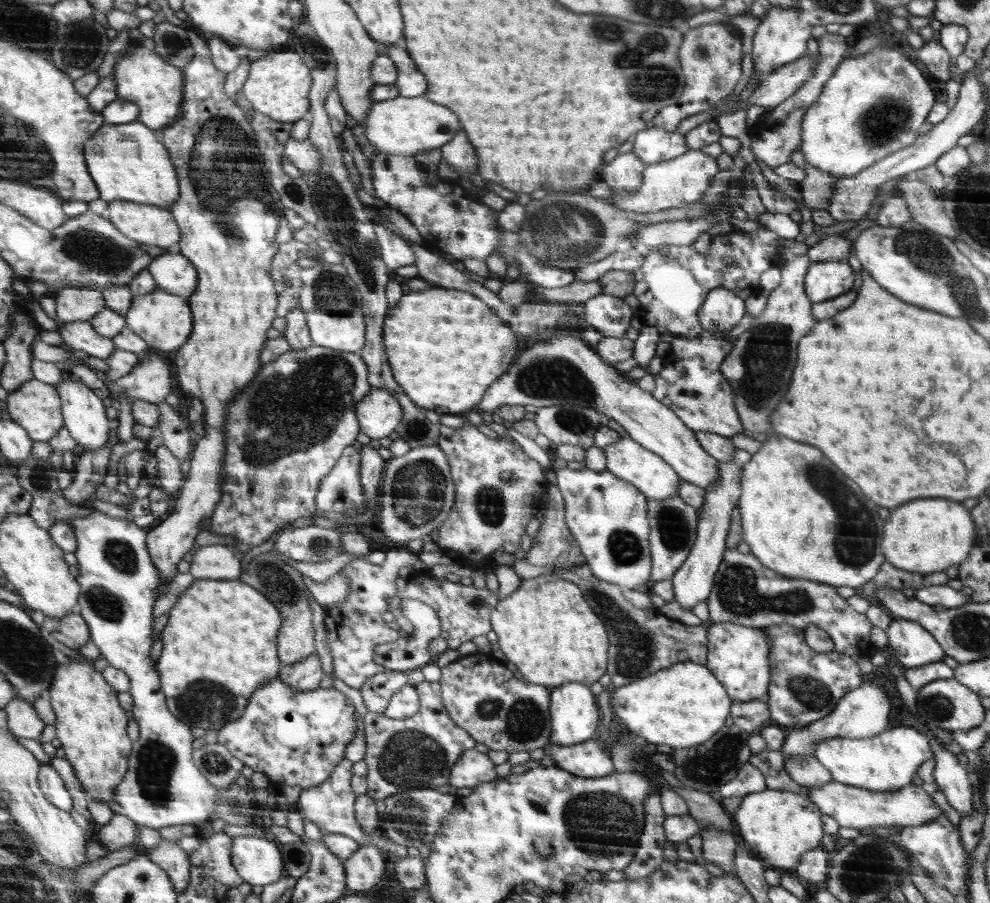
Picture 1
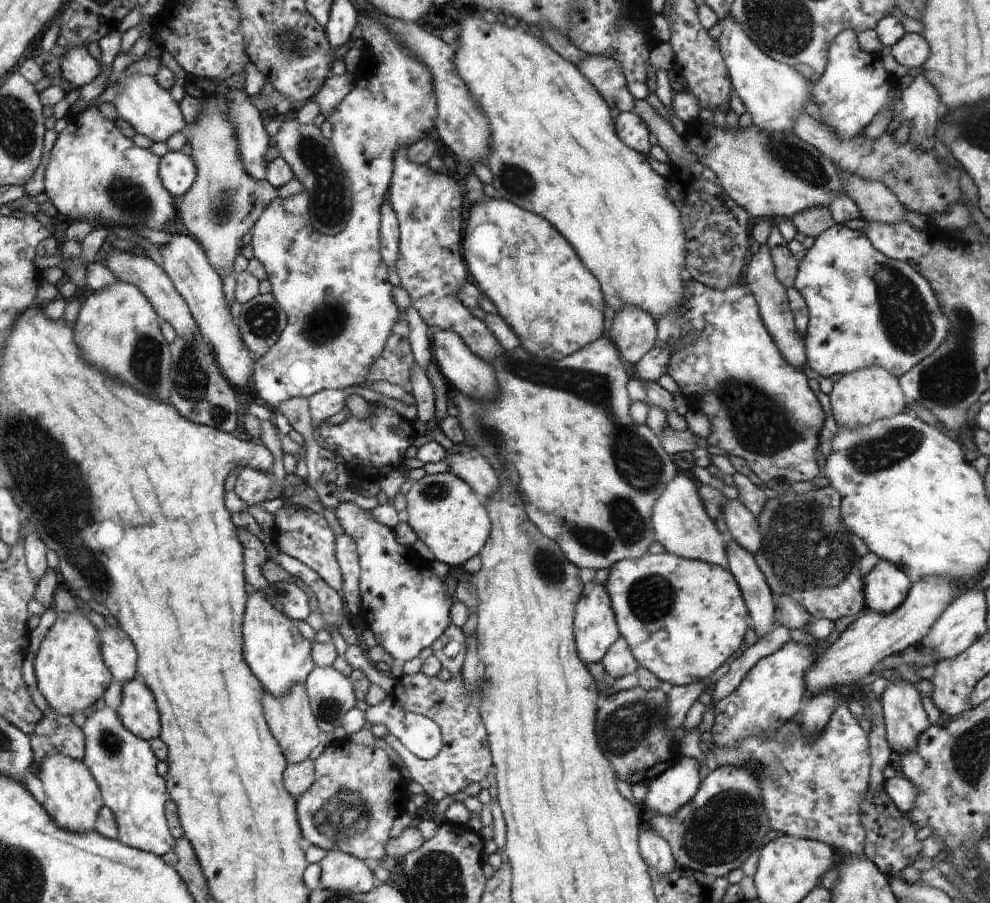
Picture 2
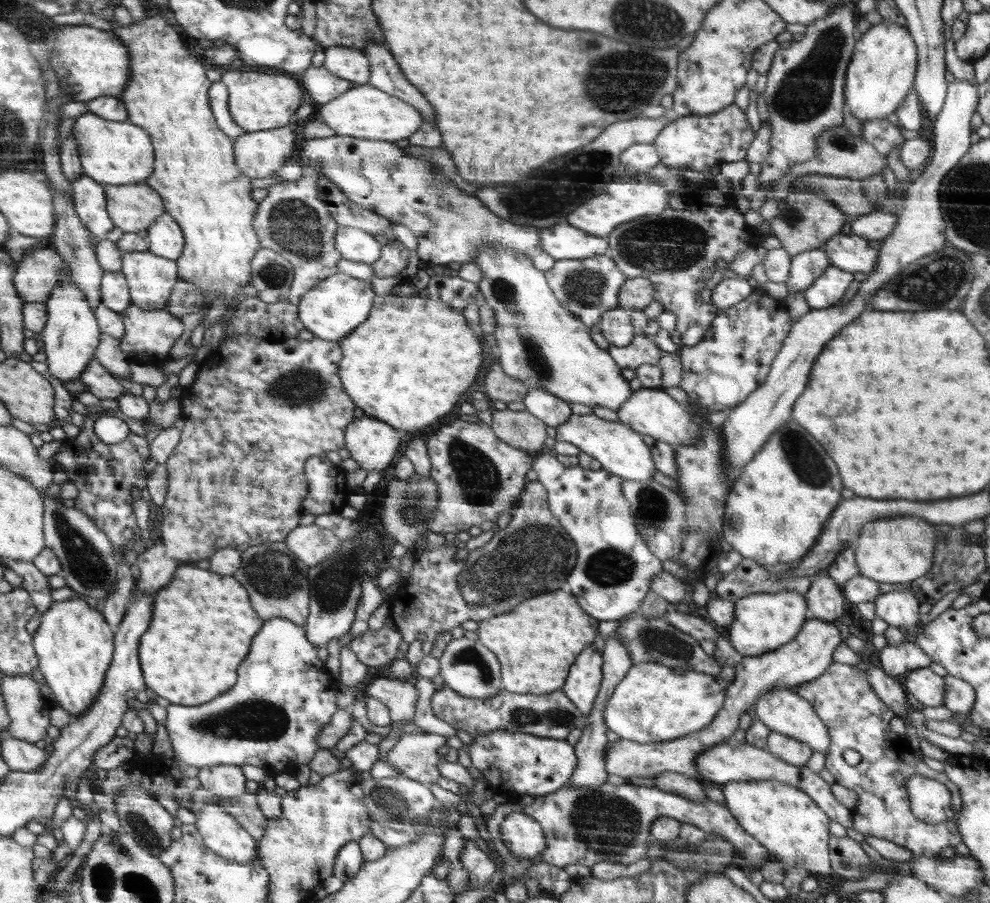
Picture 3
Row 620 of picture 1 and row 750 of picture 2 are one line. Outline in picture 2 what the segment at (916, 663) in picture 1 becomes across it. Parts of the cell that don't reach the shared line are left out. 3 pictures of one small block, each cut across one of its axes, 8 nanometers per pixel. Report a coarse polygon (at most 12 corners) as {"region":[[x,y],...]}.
{"region":[[888,681],[880,701],[892,752],[931,727],[914,684]]}

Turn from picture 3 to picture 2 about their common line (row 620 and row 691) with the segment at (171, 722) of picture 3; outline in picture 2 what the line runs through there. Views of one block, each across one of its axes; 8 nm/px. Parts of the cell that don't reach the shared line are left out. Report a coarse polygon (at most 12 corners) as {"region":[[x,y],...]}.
{"region":[[259,591],[244,614],[244,656],[285,697],[314,670],[313,642]]}

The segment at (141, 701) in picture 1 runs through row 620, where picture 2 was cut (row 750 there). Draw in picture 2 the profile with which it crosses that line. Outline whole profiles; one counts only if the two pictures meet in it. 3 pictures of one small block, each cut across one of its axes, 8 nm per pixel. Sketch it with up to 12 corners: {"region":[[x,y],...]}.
{"region":[[104,703],[85,763],[119,840],[174,851],[171,790],[152,743]]}

